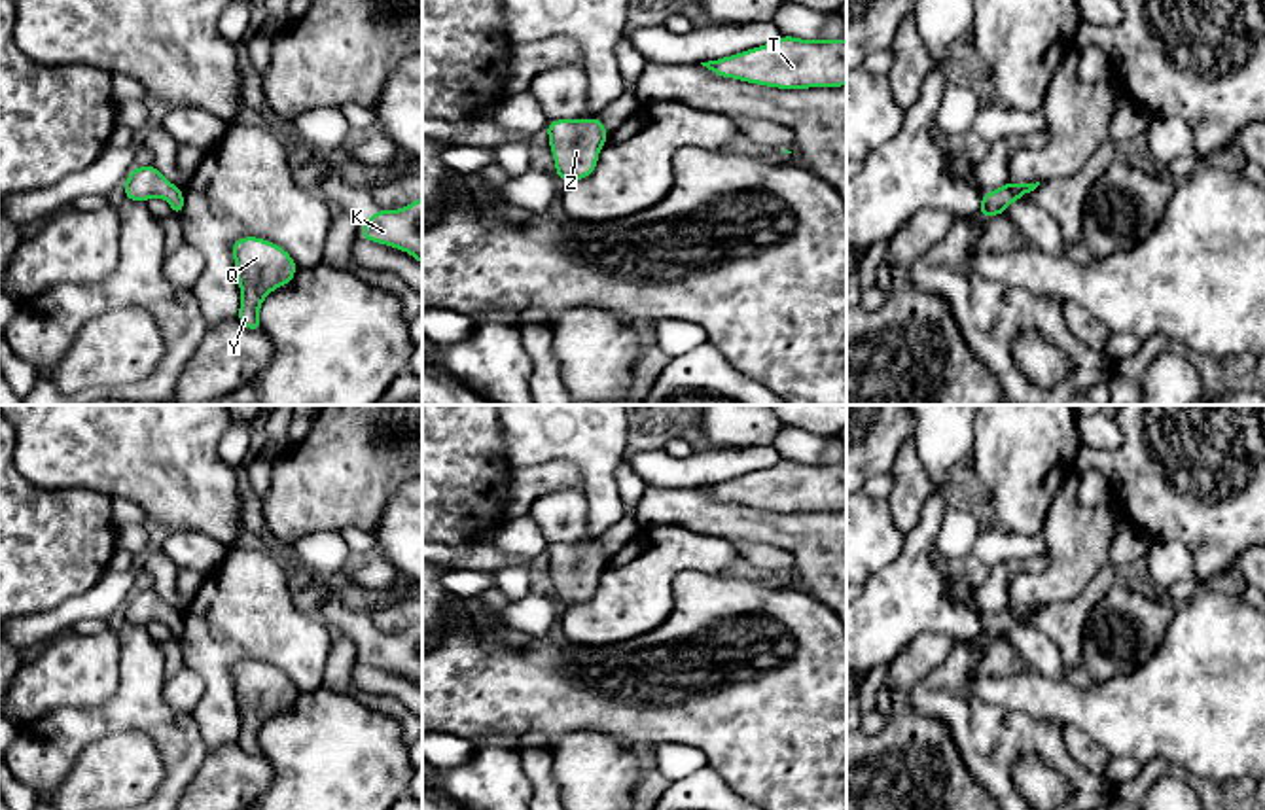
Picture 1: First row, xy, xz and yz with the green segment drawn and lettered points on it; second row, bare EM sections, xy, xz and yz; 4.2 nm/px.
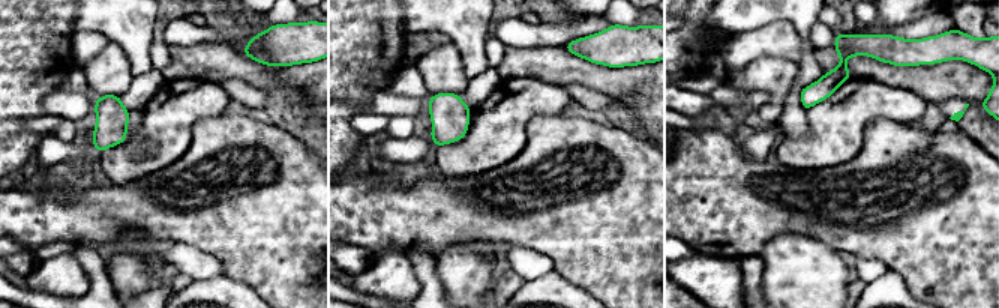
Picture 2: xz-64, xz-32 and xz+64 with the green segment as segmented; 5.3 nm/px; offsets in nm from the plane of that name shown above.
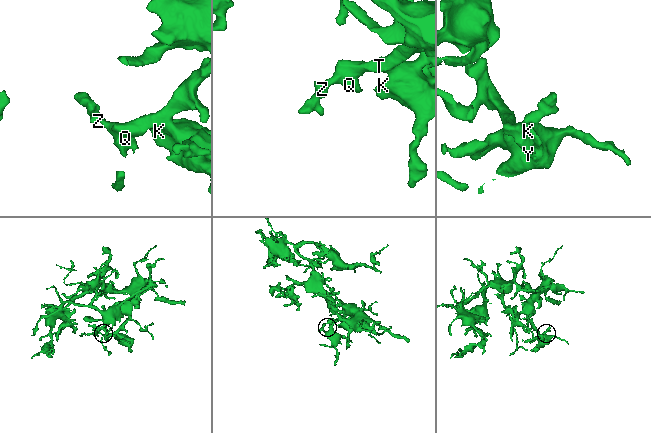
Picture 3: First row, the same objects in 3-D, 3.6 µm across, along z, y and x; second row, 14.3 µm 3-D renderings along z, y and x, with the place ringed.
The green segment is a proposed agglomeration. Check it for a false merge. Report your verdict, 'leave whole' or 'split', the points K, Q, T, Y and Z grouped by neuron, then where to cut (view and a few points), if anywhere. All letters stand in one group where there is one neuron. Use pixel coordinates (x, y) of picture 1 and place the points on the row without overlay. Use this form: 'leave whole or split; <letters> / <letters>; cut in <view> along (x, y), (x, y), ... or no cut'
leave whole; K Q T Y Z; no cut

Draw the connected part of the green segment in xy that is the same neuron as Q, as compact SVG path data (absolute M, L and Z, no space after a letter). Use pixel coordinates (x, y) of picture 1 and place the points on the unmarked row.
M258 660L237 662L231 676L241 712L237 744L250 755L261 755L259 731L273 713L294 704L295 685L284 672Z

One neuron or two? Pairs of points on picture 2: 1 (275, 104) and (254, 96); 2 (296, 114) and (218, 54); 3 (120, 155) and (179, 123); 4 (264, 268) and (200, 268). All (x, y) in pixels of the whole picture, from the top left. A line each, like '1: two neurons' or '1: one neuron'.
1: one neuron
2: one neuron
3: one neuron
4: two neurons

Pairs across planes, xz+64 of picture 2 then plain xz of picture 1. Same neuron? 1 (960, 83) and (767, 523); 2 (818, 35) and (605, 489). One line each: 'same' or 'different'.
1: same
2: different

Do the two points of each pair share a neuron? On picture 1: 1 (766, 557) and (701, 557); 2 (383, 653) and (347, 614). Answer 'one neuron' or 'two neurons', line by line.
1: two neurons
2: one neuron

